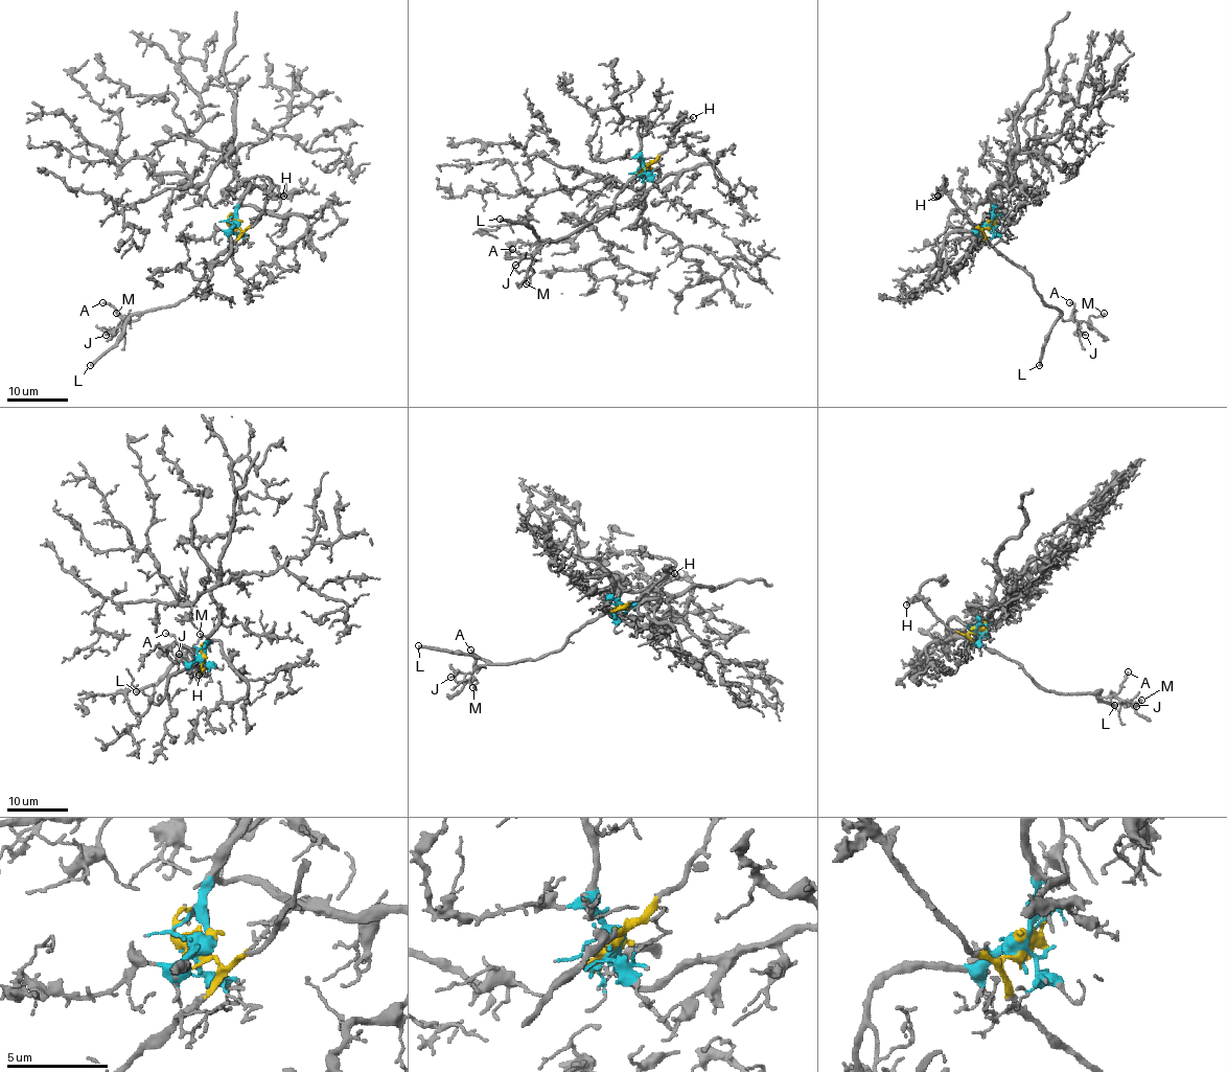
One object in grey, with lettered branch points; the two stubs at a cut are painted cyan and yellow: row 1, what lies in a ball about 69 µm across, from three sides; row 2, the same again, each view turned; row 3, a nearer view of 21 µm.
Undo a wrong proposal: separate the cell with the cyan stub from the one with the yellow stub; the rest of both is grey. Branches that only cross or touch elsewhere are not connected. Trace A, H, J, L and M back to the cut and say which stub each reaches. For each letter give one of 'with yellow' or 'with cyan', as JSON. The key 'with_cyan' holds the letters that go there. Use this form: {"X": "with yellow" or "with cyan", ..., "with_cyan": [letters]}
{"A": "with yellow", "H": "with yellow", "J": "with yellow", "L": "with yellow", "M": "with yellow", "with_cyan": []}

